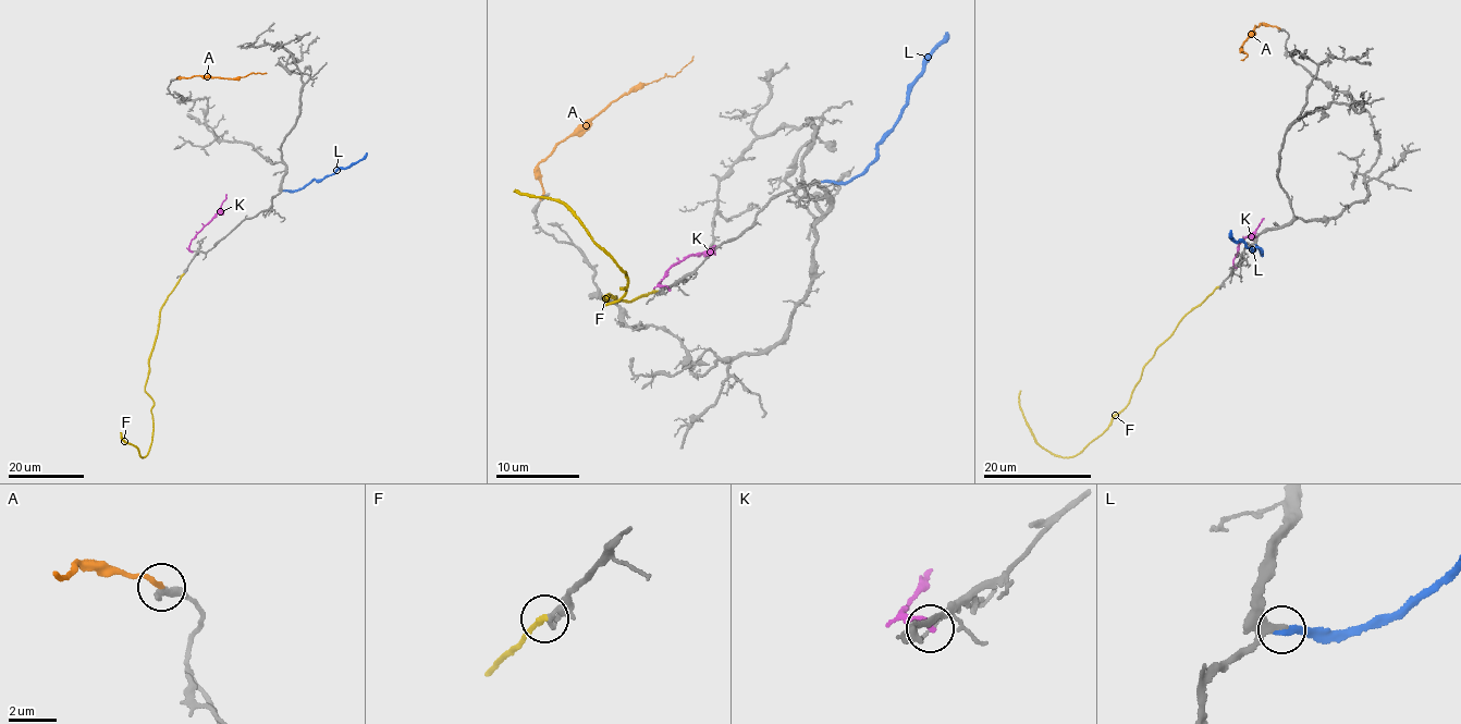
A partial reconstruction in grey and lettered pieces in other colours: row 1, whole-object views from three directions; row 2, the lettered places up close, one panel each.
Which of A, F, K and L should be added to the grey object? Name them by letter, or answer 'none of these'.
L

